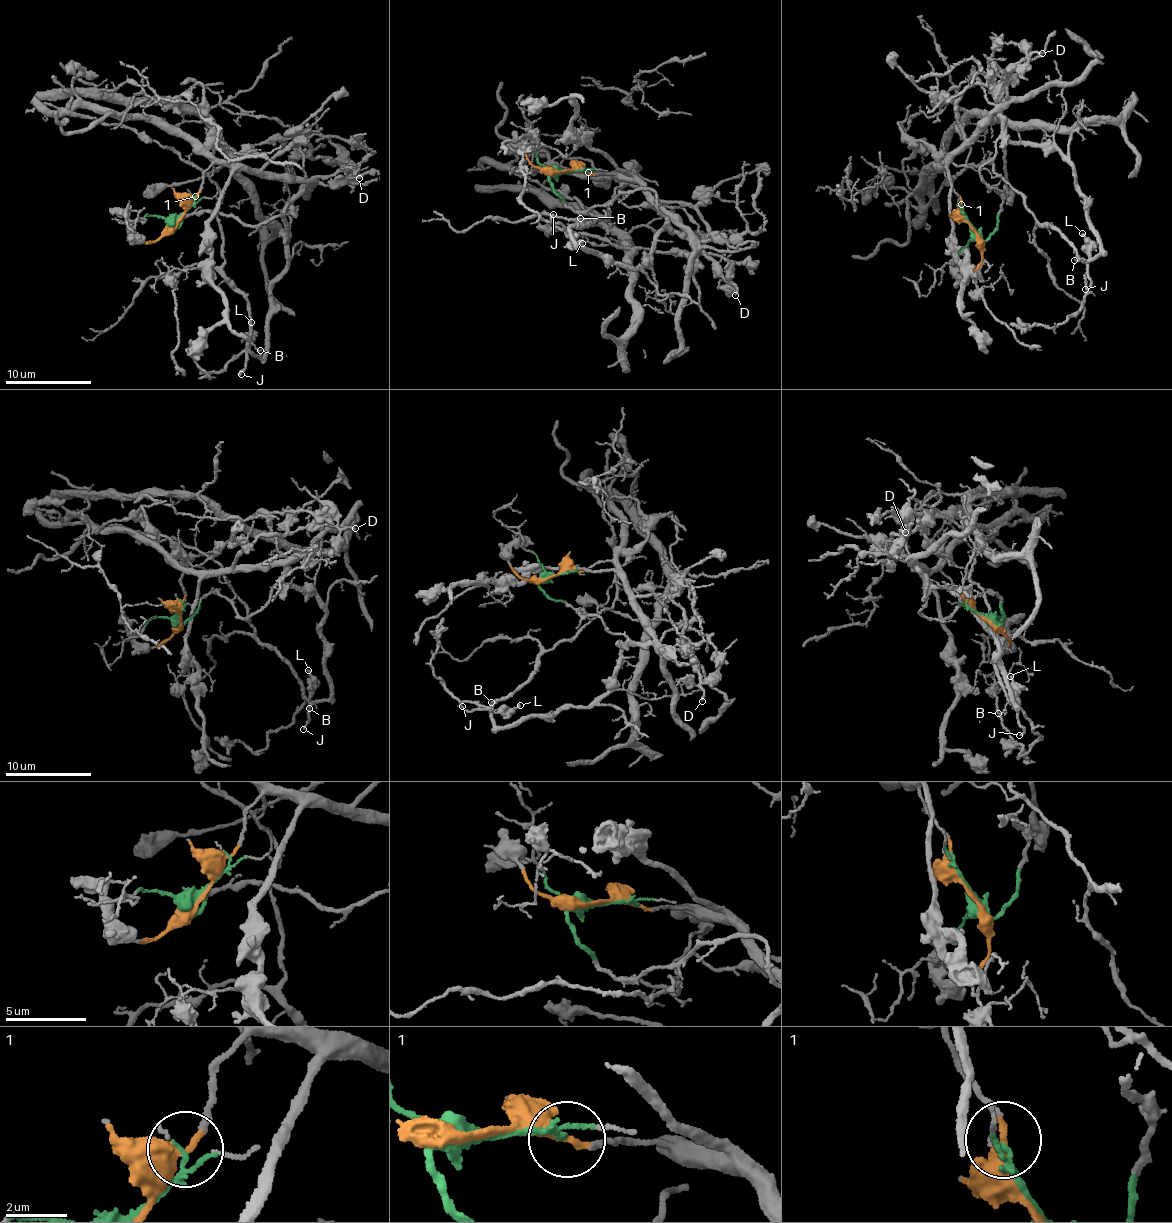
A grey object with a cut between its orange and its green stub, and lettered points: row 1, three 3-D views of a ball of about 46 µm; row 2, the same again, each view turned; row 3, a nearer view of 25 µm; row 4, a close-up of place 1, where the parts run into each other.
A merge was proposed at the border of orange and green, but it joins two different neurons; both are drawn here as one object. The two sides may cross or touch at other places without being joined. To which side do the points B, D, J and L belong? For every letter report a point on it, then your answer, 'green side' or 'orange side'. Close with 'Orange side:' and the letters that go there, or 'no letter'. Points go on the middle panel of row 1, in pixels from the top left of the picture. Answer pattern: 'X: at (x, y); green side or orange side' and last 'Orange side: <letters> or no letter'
B: at (580, 218); green side
D: at (735, 295); orange side
J: at (553, 214); green side
L: at (582, 243); green side
Orange side: D

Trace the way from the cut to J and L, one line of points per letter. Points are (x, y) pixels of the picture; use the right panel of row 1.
J: (976, 233), (998, 222), (1003, 200), (979, 174), (999, 140), (1048, 143), (1073, 168), (1100, 246), (1084, 289)
L: (976, 233), (998, 222), (1003, 200), (979, 174), (999, 140), (1048, 143), (1073, 168), (1089, 260), (1081, 233)

